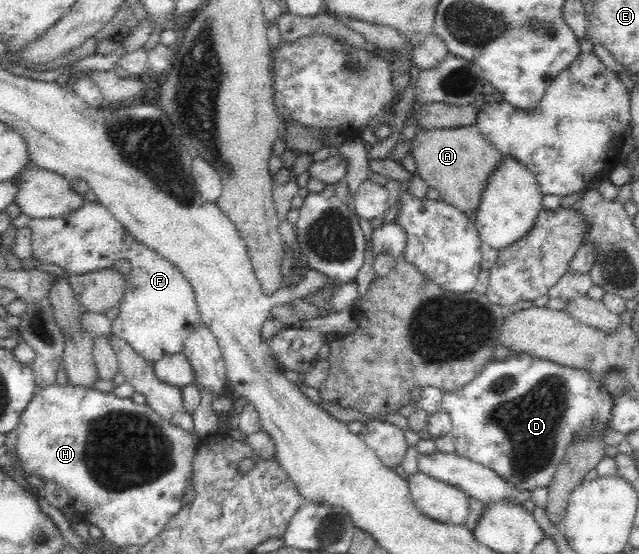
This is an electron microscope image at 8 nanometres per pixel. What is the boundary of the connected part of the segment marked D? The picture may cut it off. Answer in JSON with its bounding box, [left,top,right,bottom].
[441,353,612,491]

